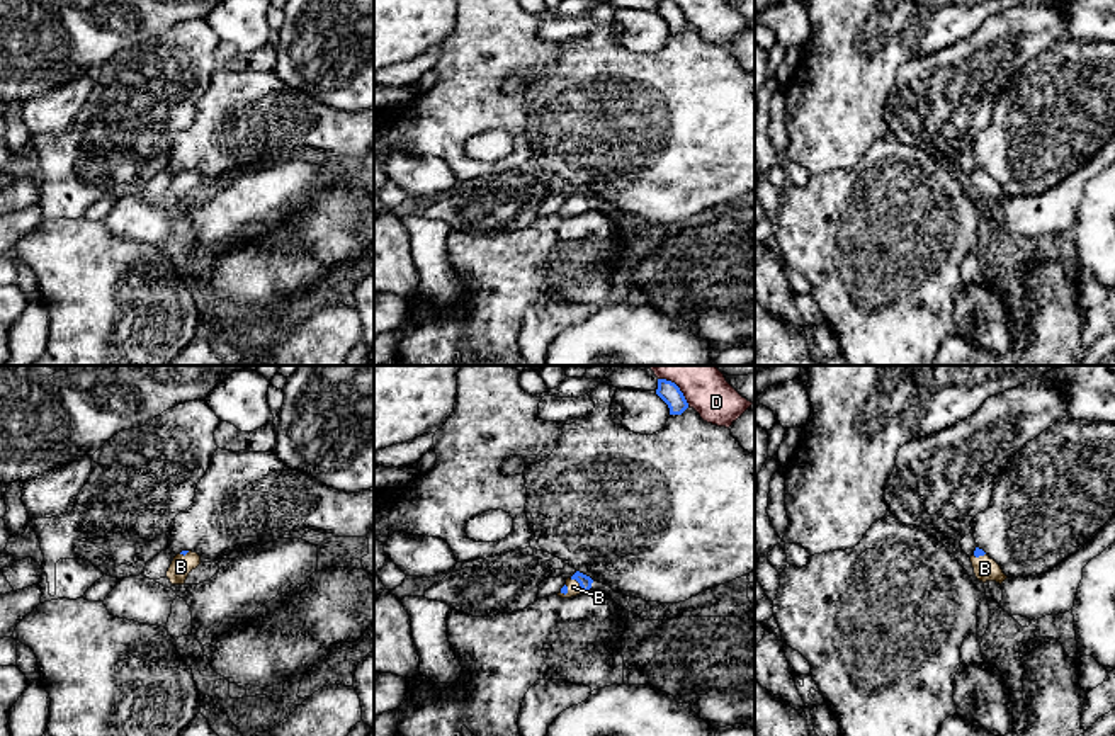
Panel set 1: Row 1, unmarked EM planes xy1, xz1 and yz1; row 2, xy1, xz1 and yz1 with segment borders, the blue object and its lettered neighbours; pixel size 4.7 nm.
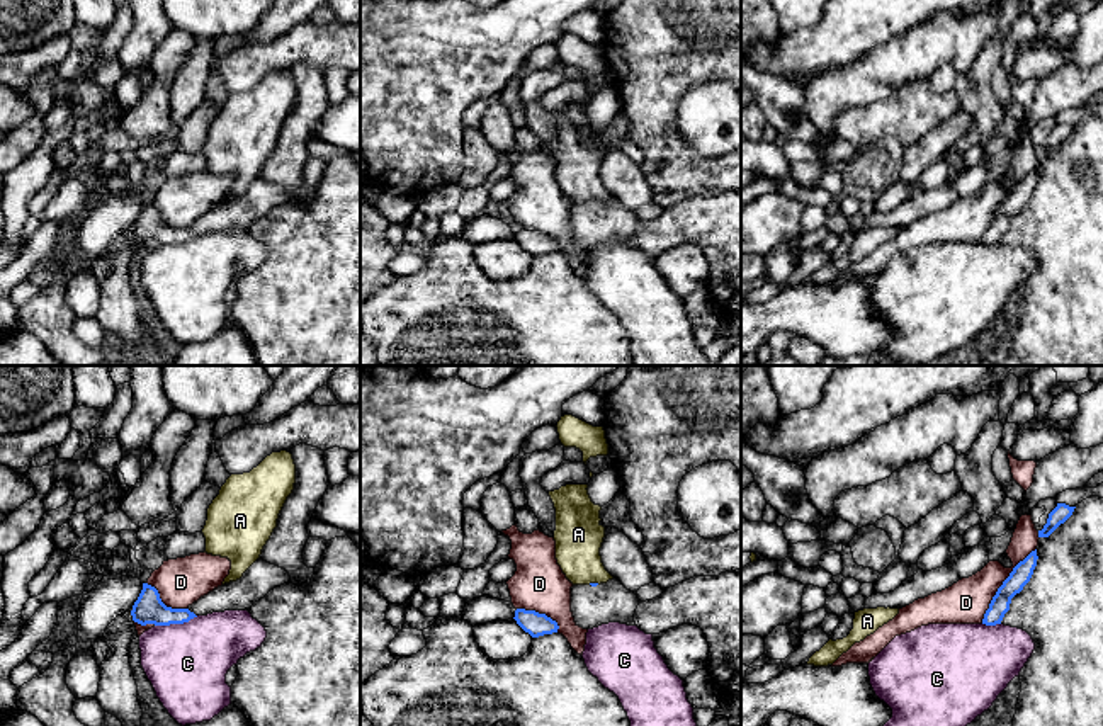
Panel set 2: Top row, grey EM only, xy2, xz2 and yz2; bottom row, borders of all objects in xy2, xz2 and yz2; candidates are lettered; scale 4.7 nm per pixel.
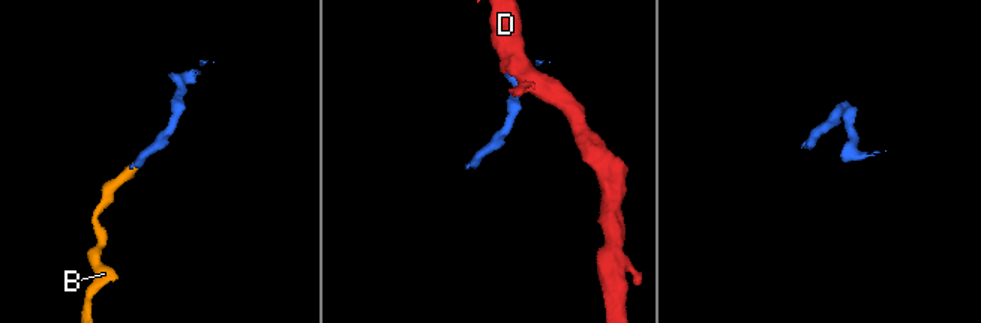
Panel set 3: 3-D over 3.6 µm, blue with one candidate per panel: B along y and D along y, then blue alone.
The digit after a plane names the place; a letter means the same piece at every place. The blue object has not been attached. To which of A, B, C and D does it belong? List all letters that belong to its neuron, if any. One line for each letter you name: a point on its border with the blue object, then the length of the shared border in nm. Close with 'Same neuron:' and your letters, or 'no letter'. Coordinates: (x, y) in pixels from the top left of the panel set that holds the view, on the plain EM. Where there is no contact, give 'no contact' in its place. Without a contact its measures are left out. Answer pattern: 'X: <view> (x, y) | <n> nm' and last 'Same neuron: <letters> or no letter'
B: xz1 (578, 201) | 90 nm
Same neuron: B

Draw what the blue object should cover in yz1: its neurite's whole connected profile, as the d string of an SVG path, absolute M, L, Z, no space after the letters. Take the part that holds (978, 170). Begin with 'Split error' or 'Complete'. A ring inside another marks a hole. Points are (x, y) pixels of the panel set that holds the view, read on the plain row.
Split error. M976 167L974 173L971 175L971 182L976 197L982 202L996 201L1001 204L1008 197L1001 185L979 167Z

